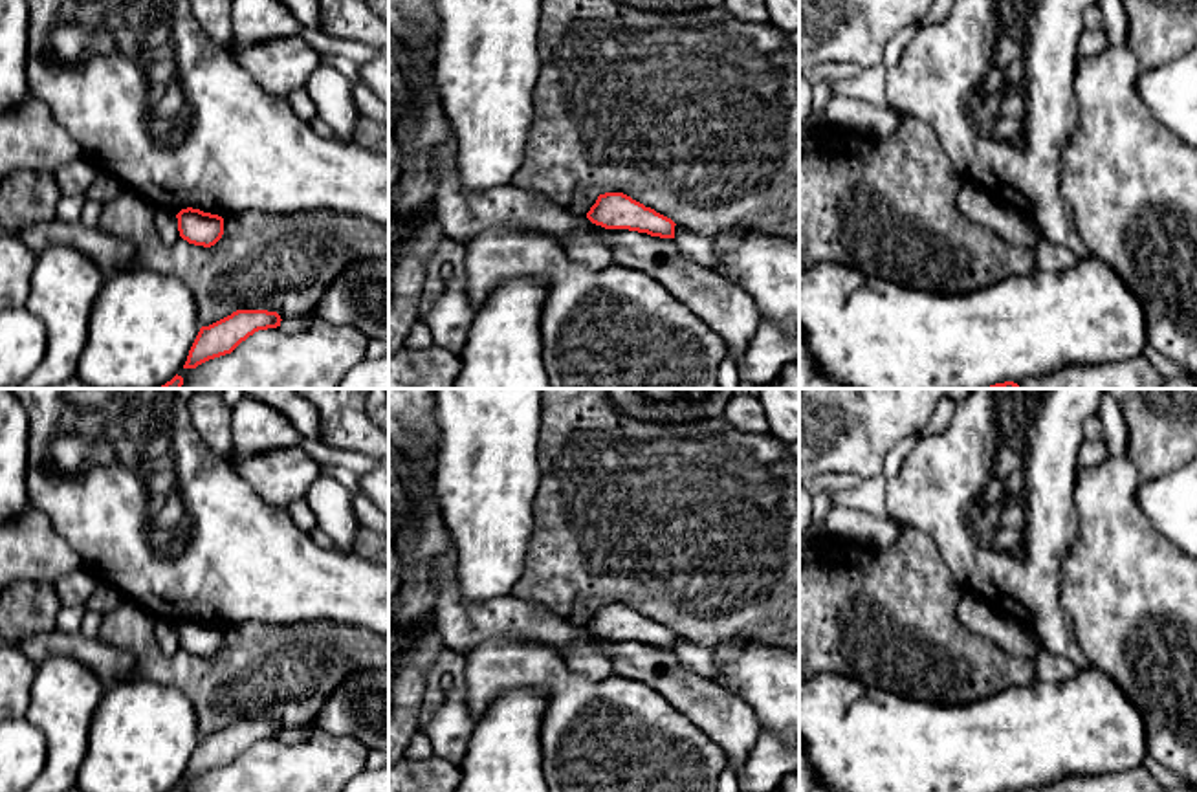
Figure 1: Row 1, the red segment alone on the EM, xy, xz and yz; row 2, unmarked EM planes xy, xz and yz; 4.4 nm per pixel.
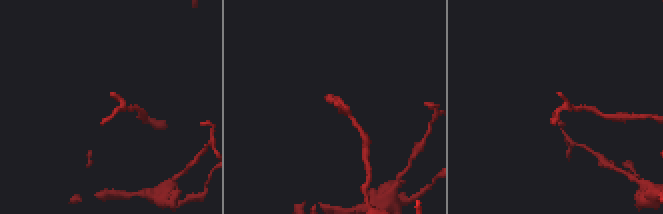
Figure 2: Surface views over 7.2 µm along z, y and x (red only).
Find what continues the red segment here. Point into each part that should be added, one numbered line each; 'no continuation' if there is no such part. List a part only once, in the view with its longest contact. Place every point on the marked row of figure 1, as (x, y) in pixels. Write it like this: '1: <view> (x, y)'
no continuation

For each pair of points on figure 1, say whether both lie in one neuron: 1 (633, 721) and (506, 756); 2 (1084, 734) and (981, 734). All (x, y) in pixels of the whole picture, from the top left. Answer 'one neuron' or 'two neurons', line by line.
1: two neurons
2: one neuron

